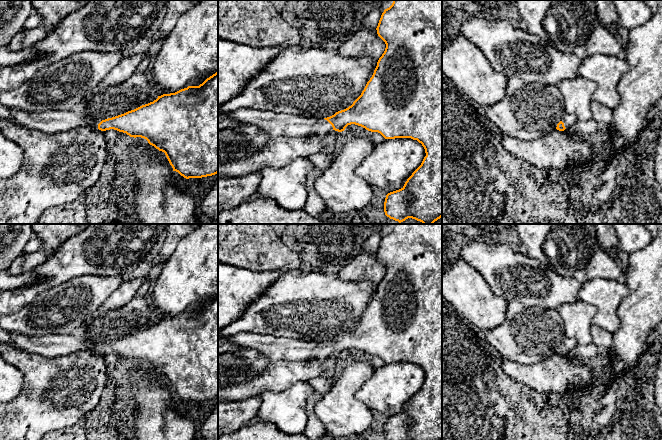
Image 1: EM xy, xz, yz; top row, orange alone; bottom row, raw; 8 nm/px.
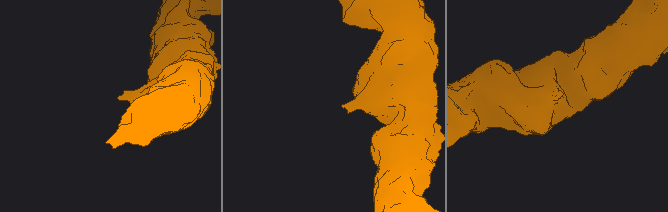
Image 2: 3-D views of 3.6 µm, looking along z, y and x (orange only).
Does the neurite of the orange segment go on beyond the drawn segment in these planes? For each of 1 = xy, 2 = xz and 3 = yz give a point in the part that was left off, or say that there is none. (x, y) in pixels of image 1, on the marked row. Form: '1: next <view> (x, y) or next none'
1: next xy (53, 121)
2: next xz (275, 124)
3: next yz (568, 119)

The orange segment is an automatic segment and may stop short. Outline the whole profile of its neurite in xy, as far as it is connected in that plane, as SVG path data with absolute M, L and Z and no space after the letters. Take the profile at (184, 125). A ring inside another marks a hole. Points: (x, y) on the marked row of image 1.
M218 71L199 86L188 86L175 93L163 94L156 100L124 114L98 119L89 117L81 106L68 111L27 112L0 103L0 119L48 134L89 126L110 129L141 137L165 153L173 171L186 179L202 178L218 173Z

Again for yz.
M565 113L561 121L557 124L556 129L559 131L564 131L567 127L572 126L577 122L577 117L574 114Z

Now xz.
M393 0L392 5L385 9L381 15L378 26L376 28L378 36L385 42L386 48L382 56L377 62L377 66L370 80L367 82L361 95L353 102L348 108L336 112L334 115L327 118L307 118L289 113L277 113L273 111L261 111L254 109L240 109L231 113L223 113L218 107L218 114L227 115L243 124L254 124L264 132L272 137L289 136L289 137L304 137L307 135L325 136L332 130L342 132L348 125L355 124L365 128L371 132L380 133L385 139L395 138L411 138L417 140L425 149L426 156L424 157L421 165L412 173L407 179L404 186L396 191L390 192L386 195L384 202L384 212L387 217L398 221L399 223L408 218L415 219L423 224L433 224L435 221L442 217L442 0Z

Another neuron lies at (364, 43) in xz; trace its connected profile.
M363 27L355 32L337 49L347 57L369 57L378 61L386 48L385 42L378 36L377 30L366 30Z

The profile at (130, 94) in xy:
M135 72L120 84L111 86L103 93L94 96L91 103L82 108L91 118L112 118L142 106L151 89L154 89L154 84L147 78L146 73Z

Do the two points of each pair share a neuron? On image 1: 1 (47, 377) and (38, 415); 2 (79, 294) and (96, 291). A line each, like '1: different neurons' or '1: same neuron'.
1: same neuron
2: same neuron

